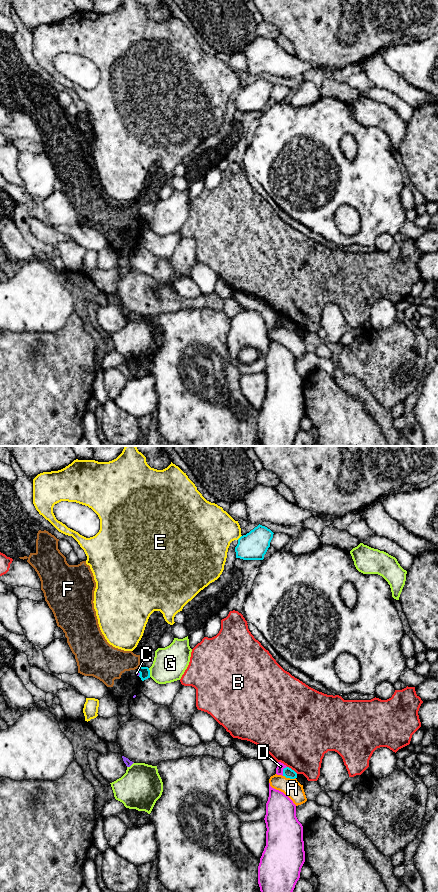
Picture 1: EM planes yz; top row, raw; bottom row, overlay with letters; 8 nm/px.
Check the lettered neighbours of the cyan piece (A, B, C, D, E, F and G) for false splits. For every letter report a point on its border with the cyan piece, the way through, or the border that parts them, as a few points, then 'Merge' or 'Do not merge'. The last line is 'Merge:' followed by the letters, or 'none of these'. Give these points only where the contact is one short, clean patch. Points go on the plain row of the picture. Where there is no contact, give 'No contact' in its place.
A: Touches cyan at yz (289, 329). Boundary: yz (283, 327), (295, 330). Do not merge
B: Touches cyan at yz (291, 321). Do not merge
C: Touches cyan at yz (138, 224). Boundary: yz (136, 223), (140, 226). Do not merge
D: Touches cyan at yz (283, 323). Do not merge
E: Touches cyan at yz (240, 89). Do not merge
F: Touches cyan at yz (138, 219). Boundary: yz (139, 217), (136, 220). Do not merge
G: Touches cyan at yz (149, 224). Do not merge
Merge: none of these

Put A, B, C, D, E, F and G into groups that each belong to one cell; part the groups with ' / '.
A / B / C F / D / E / G

